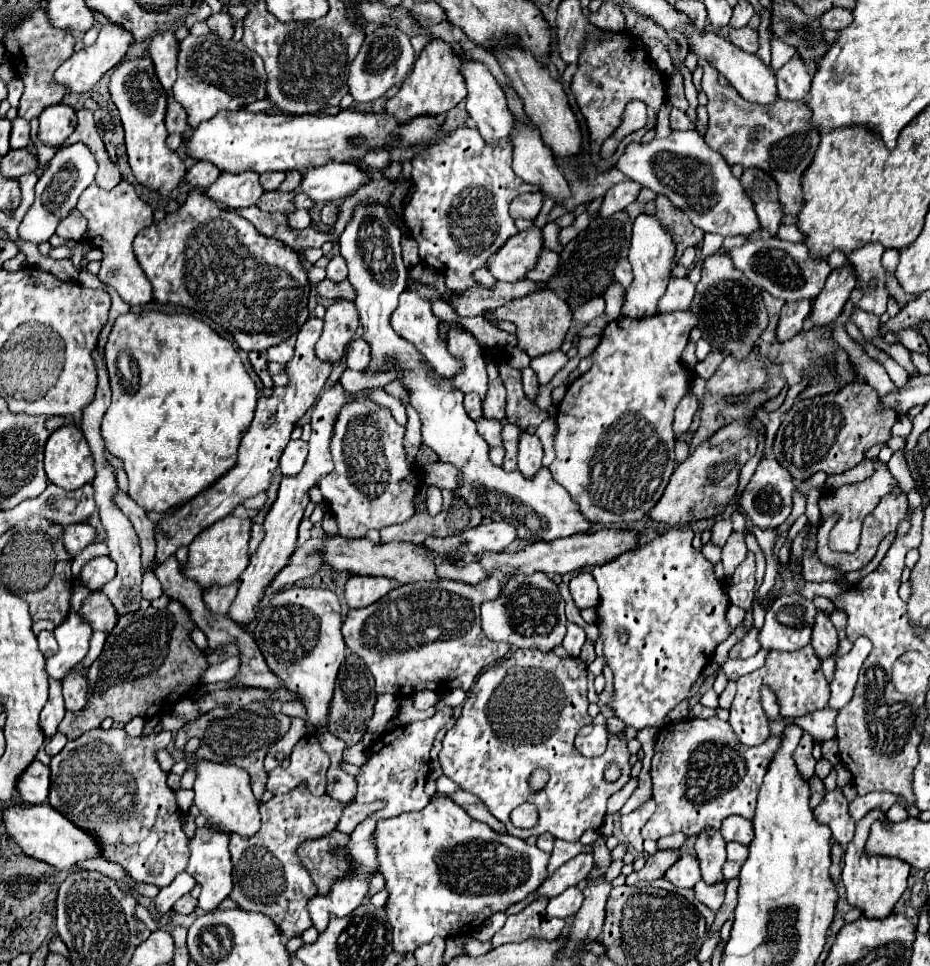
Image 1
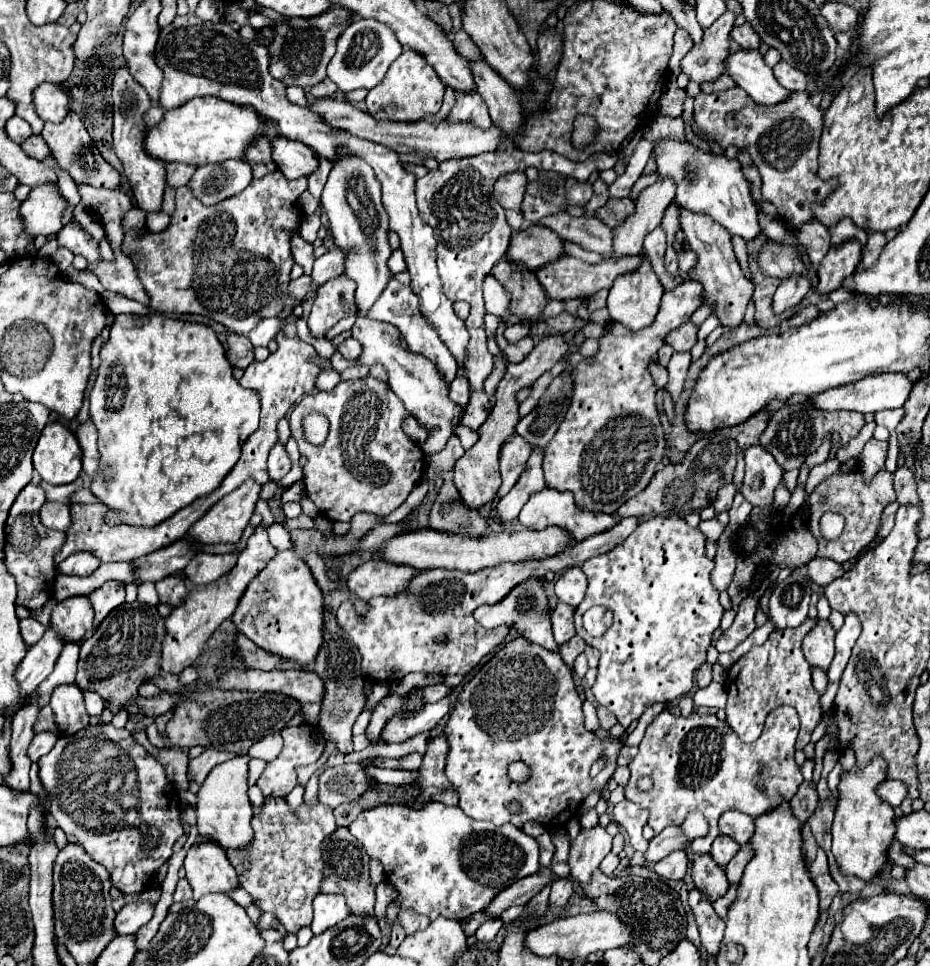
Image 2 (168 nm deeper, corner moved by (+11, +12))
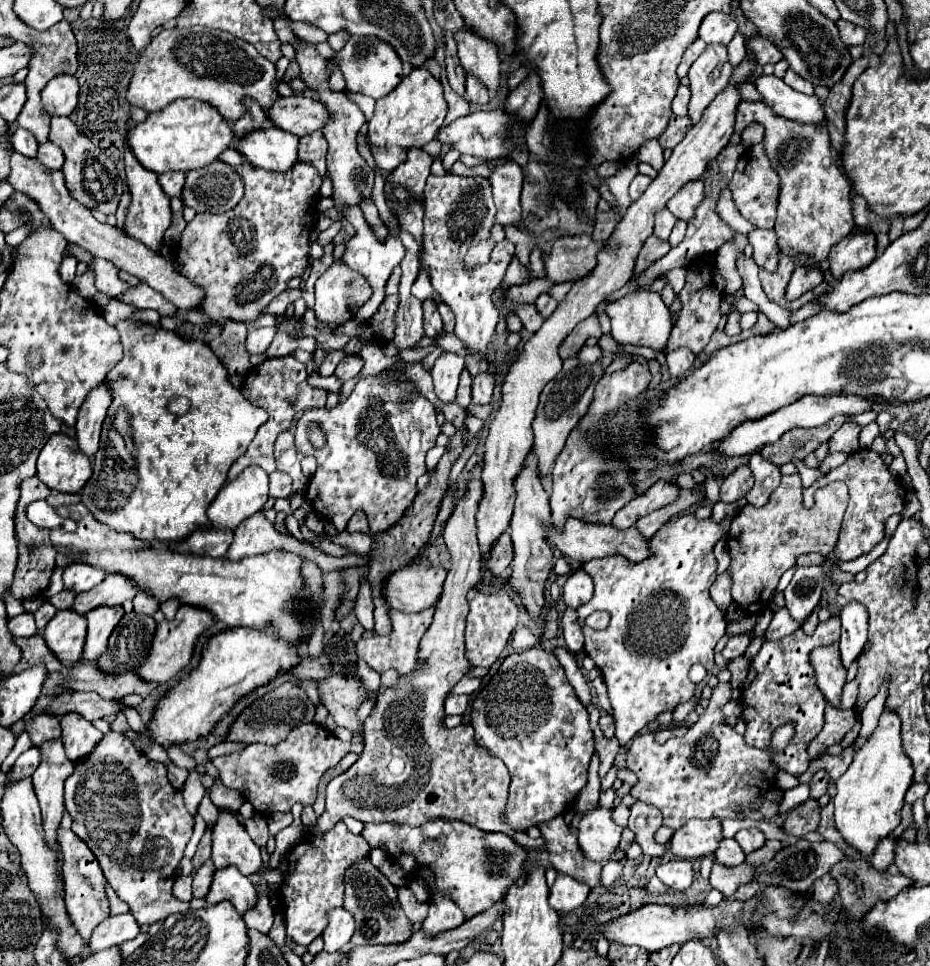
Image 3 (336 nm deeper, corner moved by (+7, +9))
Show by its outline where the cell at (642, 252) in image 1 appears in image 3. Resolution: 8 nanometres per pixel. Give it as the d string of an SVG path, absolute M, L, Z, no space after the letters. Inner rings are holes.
M633 291L607 305L607 315L611 319L611 335L619 345L641 345L651 347L653 351L663 351L671 335L671 313L669 307L661 301L659 293Z

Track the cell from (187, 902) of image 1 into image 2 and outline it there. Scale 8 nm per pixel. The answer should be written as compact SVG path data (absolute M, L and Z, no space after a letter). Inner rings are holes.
M183 878L183 880L177 882L173 900L175 900L175 902L183 902L183 900L189 900L189 898L191 898L191 886L189 886L189 882Z

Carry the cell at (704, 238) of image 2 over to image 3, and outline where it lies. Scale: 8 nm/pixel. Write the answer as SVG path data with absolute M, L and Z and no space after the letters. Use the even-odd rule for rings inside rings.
M689 181L669 199L671 213L683 221L689 221L689 217L693 217L693 211L701 201L701 197L703 197L703 181Z

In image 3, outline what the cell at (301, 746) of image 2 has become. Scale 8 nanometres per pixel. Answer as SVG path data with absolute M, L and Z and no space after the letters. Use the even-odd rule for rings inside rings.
M305 723L295 727L279 745L269 747L263 743L251 743L243 751L213 759L213 765L219 769L225 787L241 791L243 799L249 801L259 815L271 815L275 811L289 813L295 803L313 805L321 775L335 767L347 753L360 755L363 749L363 744L345 743L321 725Z

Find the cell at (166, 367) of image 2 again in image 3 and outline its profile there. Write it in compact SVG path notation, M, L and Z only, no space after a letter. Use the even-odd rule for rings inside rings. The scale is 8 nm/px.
M124 320L117 321L115 327L117 327L117 331L121 335L123 359L107 375L109 381L113 381L113 403L111 403L107 419L103 423L99 451L93 455L93 475L91 475L91 479L87 481L87 485L81 491L81 503L93 513L93 517L97 521L105 523L107 527L111 527L111 529L115 529L119 533L131 533L135 539L141 539L141 541L147 541L147 543L171 543L171 541L179 543L181 539L189 537L193 531L209 527L207 507L217 497L223 483L227 481L229 467L237 461L239 455L245 453L245 449L253 441L257 429L267 421L269 415L267 415L265 409L255 407L253 403L245 401L245 397L241 397L241 391L235 389L229 383L225 369L221 369L221 361L217 361L217 357L213 357L211 349L205 349L205 343L201 343L201 341L183 341L177 333L165 331L161 327L153 327L153 325L147 325L147 323L137 325L137 323Z

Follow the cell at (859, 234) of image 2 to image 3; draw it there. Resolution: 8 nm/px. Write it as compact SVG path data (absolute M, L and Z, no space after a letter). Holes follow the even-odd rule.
M743 101L737 109L735 131L741 133L753 121L765 127L763 143L773 167L781 177L781 197L775 223L781 253L789 257L799 253L811 257L815 263L821 263L827 259L829 249L855 227L851 213L851 185L839 169L837 157L833 155L827 127L797 125L785 117L777 117L763 101Z

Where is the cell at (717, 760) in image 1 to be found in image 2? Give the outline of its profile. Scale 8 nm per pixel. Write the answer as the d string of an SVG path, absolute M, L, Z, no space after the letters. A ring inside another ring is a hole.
M793 706L775 708L769 714L769 718L765 720L763 734L751 744L745 744L741 738L737 738L737 734L733 734L733 730L729 730L727 722L719 720L715 714L701 716L693 710L689 716L673 716L667 710L663 710L647 726L645 738L639 744L639 754L629 764L631 778L625 786L625 796L649 810L647 826L651 826L655 830L655 834L659 834L663 828L667 828L671 824L683 824L691 812L701 812L705 816L705 820L709 822L709 834L703 838L695 838L691 842L691 846L693 846L695 854L705 854L705 852L709 852L709 848L719 835L718 820L725 810L739 810L743 814L757 818L765 810L777 806L777 798L787 798L787 800L793 798L793 794L797 792L797 786L803 782L801 768L793 758L797 732L799 732L799 718L797 718L797 710L793 710ZM643 776L649 776L653 780L653 786L647 792L641 792L635 784ZM759 784L763 784L765 792L759 790Z

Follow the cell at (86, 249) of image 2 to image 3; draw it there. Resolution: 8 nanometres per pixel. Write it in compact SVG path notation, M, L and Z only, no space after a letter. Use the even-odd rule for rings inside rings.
M95 259L93 269L95 269L95 277L97 277L97 281L95 281L97 289L101 293L109 295L111 299L121 299L121 295L131 289L129 283L125 283L125 281L119 279L117 267L115 265L109 265L109 261Z

